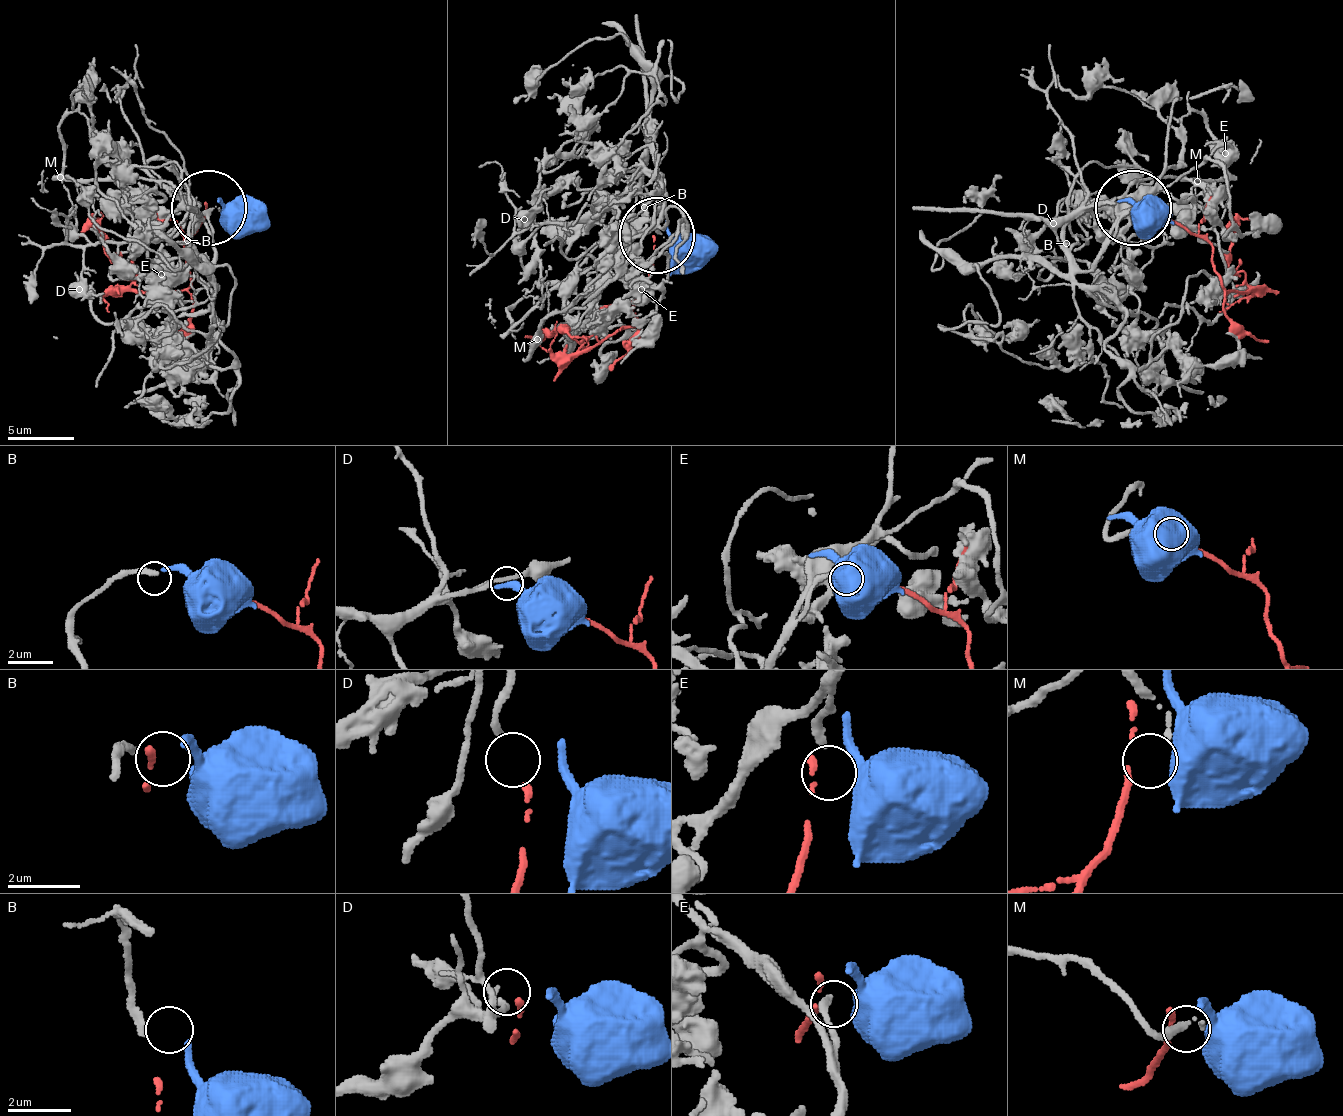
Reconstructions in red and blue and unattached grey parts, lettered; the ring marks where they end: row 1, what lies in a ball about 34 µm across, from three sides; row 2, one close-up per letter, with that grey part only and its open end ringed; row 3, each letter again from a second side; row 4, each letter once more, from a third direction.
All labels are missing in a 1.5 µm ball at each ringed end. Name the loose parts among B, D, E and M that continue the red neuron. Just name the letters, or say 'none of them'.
D

